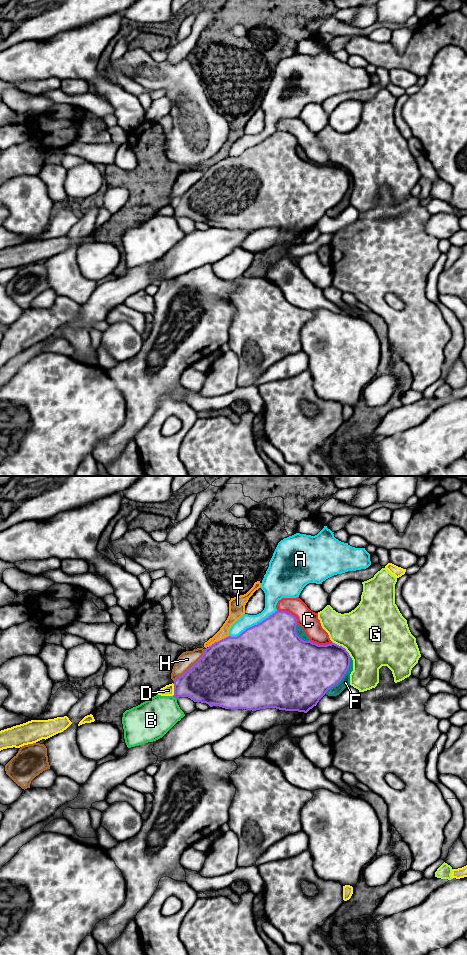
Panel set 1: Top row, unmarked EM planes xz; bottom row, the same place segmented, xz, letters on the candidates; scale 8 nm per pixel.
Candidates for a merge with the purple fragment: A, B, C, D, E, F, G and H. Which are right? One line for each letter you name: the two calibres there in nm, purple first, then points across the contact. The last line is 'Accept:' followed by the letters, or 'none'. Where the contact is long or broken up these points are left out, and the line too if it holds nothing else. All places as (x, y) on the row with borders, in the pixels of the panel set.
Accept: none

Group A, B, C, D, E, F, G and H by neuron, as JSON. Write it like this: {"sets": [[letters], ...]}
{"sets": [["A"], ["B"], ["C"], ["D"], ["E", "F"], ["G"], ["H"]]}

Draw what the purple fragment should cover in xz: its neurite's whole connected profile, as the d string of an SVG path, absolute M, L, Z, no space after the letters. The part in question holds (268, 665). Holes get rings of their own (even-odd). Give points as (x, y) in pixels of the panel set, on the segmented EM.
M276 611L237 637L228 636L205 649L203 656L174 681L174 698L188 697L194 702L225 709L260 710L276 708L307 713L326 692L337 685L350 666L350 655L335 643L318 645L302 640L296 633L297 619L286 611Z

